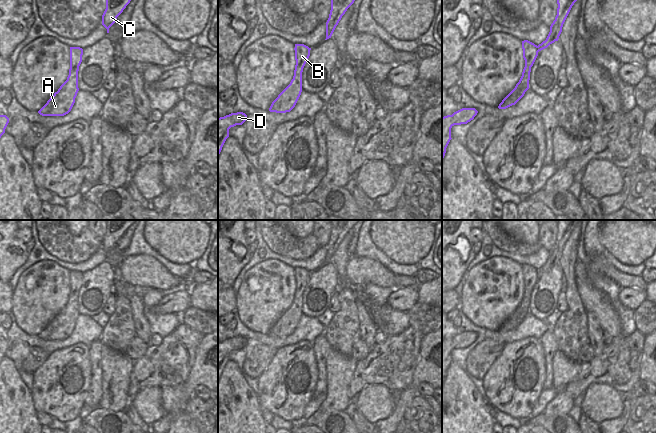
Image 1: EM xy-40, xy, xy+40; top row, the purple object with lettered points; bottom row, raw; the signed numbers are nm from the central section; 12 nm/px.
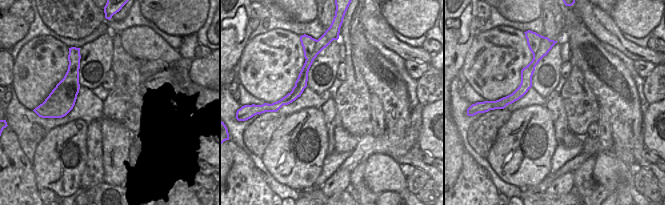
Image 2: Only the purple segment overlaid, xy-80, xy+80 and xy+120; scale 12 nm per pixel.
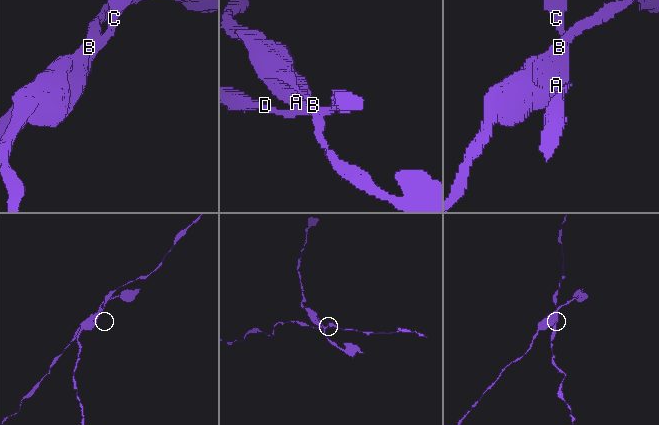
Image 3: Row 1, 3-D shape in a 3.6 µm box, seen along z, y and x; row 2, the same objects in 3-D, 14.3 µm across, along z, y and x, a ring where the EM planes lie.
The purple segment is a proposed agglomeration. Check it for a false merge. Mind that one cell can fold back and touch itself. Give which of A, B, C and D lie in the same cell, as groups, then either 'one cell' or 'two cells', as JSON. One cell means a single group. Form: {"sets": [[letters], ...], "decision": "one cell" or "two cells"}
{"sets": [["A", "B"], ["C", "D"]], "decision": "two cells"}

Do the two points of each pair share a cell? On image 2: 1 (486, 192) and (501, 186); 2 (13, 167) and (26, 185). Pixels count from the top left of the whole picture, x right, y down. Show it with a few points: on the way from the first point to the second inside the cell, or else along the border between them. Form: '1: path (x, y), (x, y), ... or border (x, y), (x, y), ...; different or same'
1: border (488, 177), (499, 192); different
2: path (13, 171), (22, 181); same

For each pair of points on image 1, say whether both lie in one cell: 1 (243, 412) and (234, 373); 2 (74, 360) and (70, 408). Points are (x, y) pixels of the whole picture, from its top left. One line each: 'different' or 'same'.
1: same
2: same

